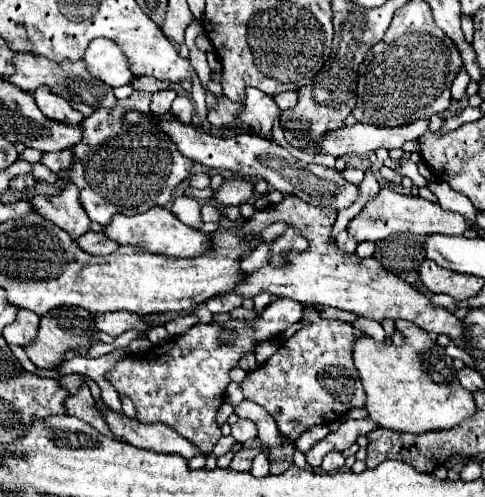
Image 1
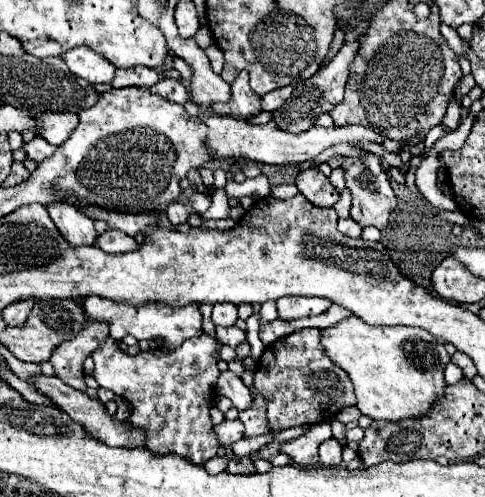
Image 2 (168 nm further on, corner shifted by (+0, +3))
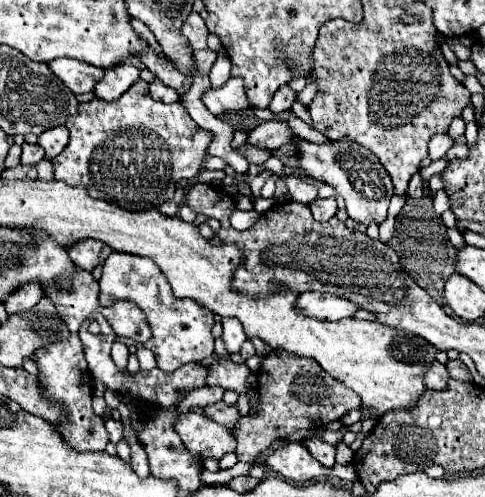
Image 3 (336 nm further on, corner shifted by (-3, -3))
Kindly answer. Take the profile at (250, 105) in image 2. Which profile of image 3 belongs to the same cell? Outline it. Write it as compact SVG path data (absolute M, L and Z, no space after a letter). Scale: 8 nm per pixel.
M230 78L224 86L206 90L202 94L202 102L214 116L226 112L244 112L250 108L240 78Z

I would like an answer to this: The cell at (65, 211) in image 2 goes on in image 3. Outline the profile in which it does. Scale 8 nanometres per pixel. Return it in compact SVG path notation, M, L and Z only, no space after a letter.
M84 240L80 244L72 244L68 248L68 256L76 266L92 272L100 264L100 250L102 250L102 242Z

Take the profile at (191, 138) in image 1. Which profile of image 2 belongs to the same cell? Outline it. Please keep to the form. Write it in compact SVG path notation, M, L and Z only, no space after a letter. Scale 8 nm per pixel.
M315 166L297 170L293 182L299 188L299 192L315 206L331 208L339 200L339 190L331 184L329 176L319 172Z

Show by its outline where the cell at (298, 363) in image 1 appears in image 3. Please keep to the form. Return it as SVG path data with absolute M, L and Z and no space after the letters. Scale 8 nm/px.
M272 350L264 356L258 370L258 410L240 418L240 428L236 432L236 456L240 462L252 464L274 440L286 438L302 428L326 426L360 406L360 396L324 372L312 358L302 358L286 350Z

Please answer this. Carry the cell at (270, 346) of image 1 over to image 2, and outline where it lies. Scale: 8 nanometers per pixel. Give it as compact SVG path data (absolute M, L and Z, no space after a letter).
M217 326L215 332L217 332L217 338L219 338L223 344L231 346L231 348L235 348L237 344L241 344L241 342L247 340L245 330L241 330L241 328L237 328L237 326L233 326L233 328L221 328L221 326Z

